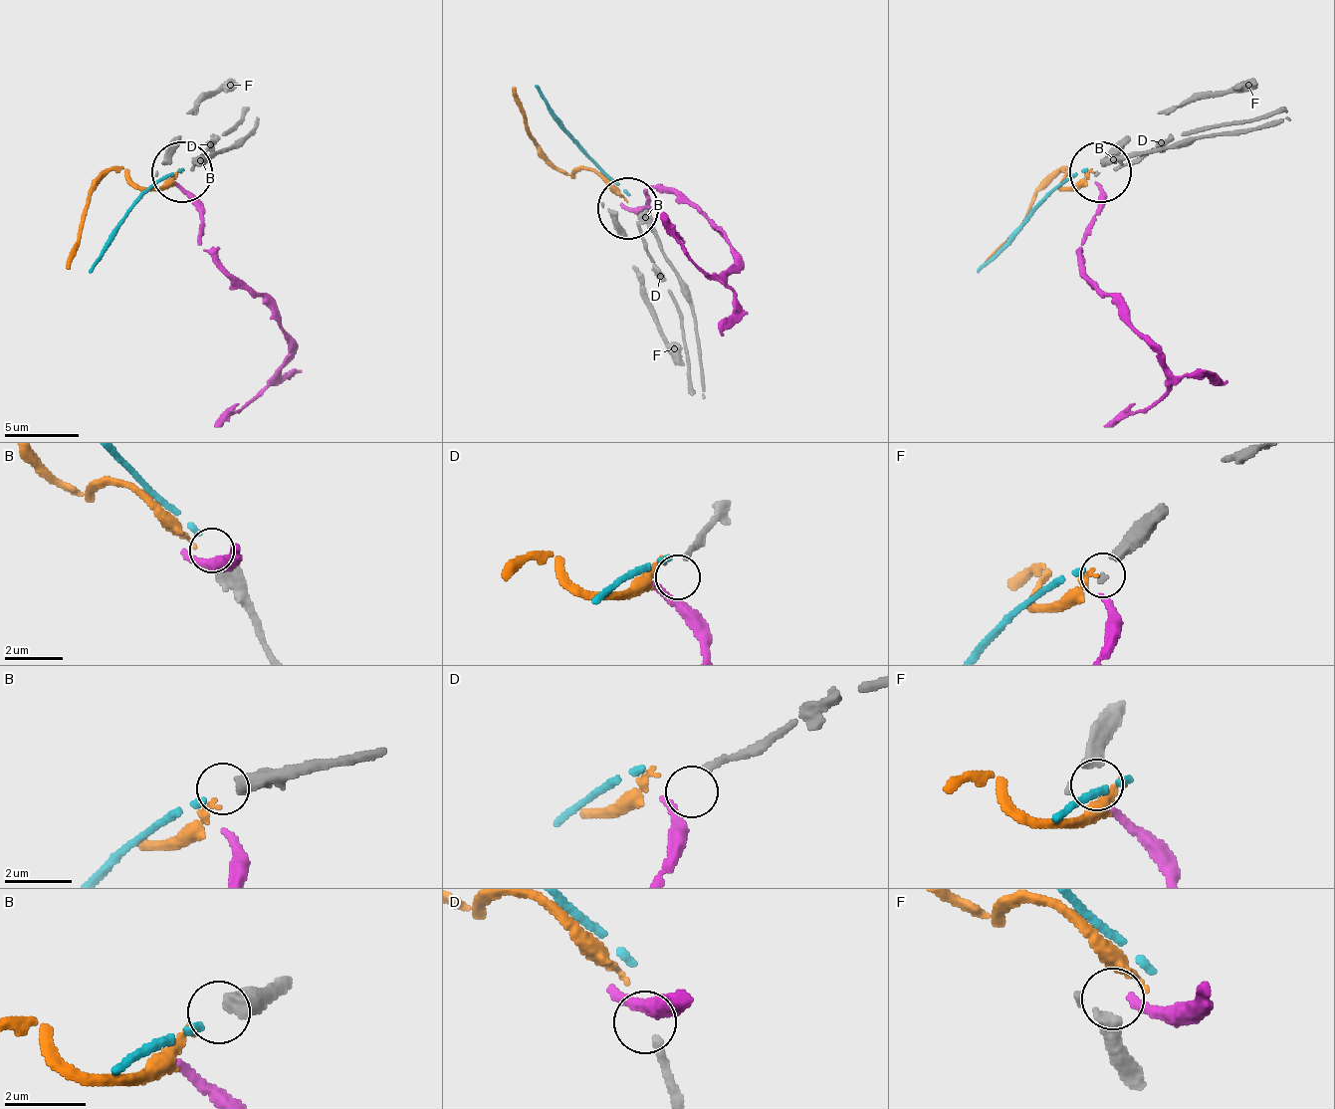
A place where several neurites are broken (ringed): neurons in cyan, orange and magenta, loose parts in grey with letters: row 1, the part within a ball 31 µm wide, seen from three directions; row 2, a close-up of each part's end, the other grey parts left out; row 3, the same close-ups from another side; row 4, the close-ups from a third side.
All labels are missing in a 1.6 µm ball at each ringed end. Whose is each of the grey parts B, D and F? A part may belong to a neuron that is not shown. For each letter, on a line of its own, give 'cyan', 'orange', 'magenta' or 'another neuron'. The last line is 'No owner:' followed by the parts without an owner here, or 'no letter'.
B: cyan
D: another neuron
F: magenta
No owner: D

